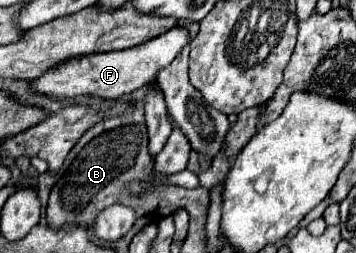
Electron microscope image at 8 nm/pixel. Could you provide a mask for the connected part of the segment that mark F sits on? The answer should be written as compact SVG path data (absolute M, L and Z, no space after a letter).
M178 25L168 29L166 33L136 45L132 49L122 51L110 51L110 53L94 53L86 57L74 57L68 61L62 61L62 65L52 67L46 71L40 79L34 79L34 91L52 95L58 99L64 97L78 97L78 95L96 95L102 99L120 99L122 95L128 95L144 85L150 85L156 81L158 71L172 63L172 59L190 43L190 33L186 27Z

